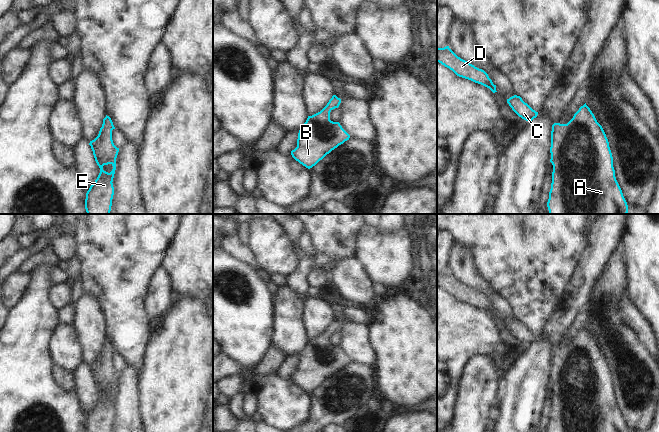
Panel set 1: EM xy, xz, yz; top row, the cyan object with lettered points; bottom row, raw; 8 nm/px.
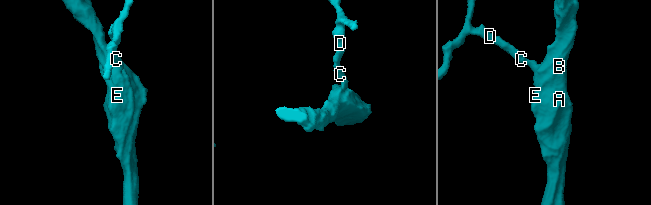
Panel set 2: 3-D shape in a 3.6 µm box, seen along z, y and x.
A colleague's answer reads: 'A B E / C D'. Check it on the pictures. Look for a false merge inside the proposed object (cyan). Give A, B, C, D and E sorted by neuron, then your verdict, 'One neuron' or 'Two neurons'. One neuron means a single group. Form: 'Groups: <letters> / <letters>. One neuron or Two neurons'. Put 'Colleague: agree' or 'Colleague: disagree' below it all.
Groups: A B C D E. One neuron.
Colleague: disagree

